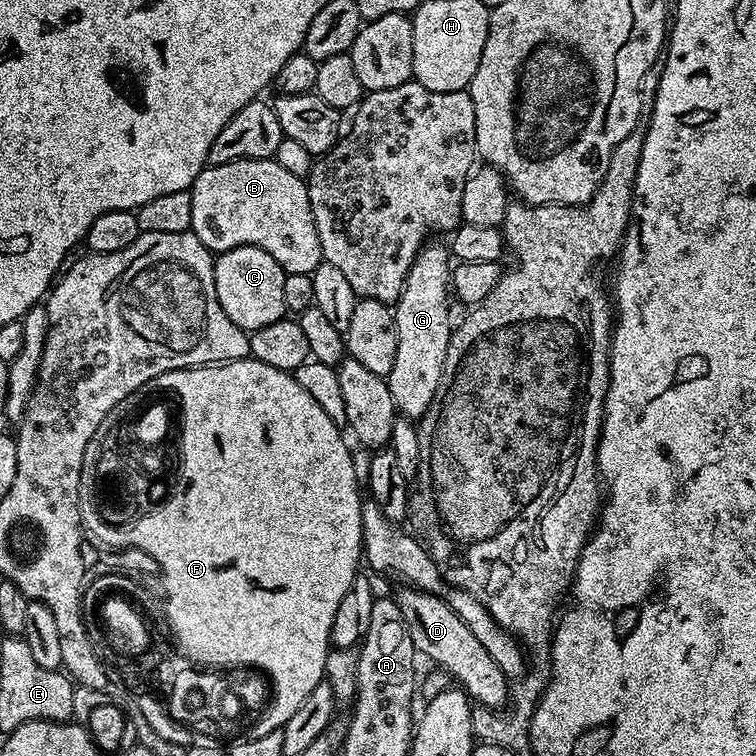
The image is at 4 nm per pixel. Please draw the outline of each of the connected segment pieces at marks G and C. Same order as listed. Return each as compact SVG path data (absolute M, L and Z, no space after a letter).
M425 243L414 258L404 289L396 299L396 329L400 352L394 354L394 370L386 377L390 394L396 403L397 413L416 422L426 414L438 382L442 382L442 370L448 353L448 343L454 331L454 320L448 317L448 294L450 298L450 252L440 244Z
M238 246L229 252L219 253L214 263L214 290L222 310L226 310L226 318L230 318L234 326L251 334L262 326L270 326L270 322L285 319L286 294L282 286L286 273L274 258L270 258L270 254L266 254L266 250L258 250L258 246Z

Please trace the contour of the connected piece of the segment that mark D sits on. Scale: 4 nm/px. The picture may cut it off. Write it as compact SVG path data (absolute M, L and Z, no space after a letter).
M403 586L394 592L396 605L402 610L402 618L406 630L410 630L410 638L414 642L417 653L421 657L429 656L436 664L441 664L455 683L481 708L500 710L510 700L510 677L486 654L482 642L474 638L474 633L454 610L444 597L435 592L426 592L423 588Z

